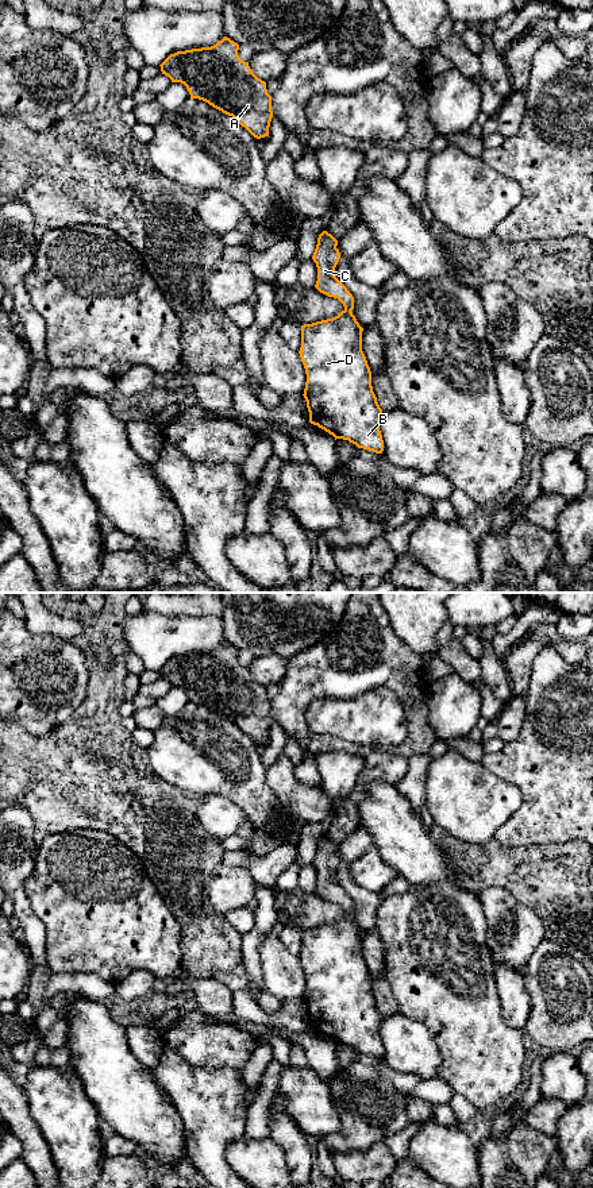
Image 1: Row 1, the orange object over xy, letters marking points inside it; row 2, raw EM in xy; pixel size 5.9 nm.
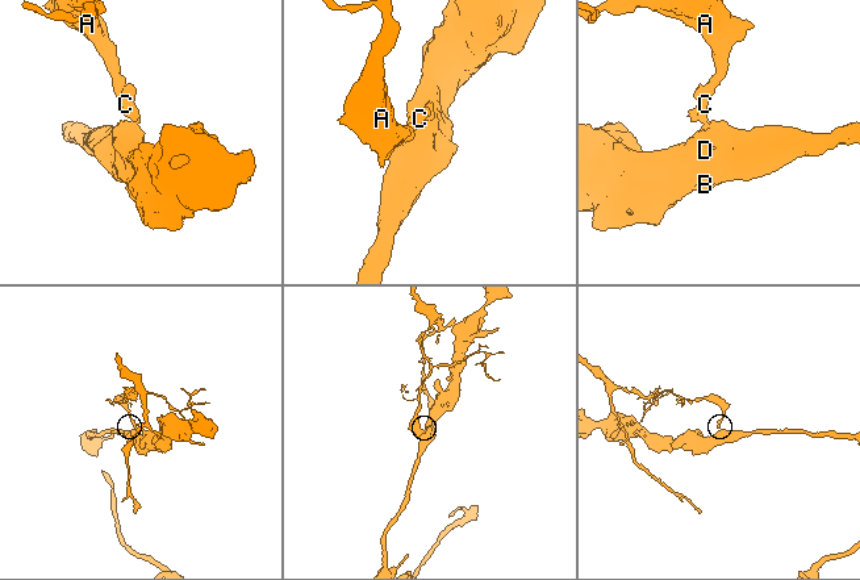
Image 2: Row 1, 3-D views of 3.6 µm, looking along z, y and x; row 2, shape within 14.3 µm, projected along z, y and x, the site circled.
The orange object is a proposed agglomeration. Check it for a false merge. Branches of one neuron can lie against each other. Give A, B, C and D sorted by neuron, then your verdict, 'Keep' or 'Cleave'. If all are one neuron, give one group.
Groups: A C / B D. Cleave

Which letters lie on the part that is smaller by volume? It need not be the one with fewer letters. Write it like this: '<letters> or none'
A, C

